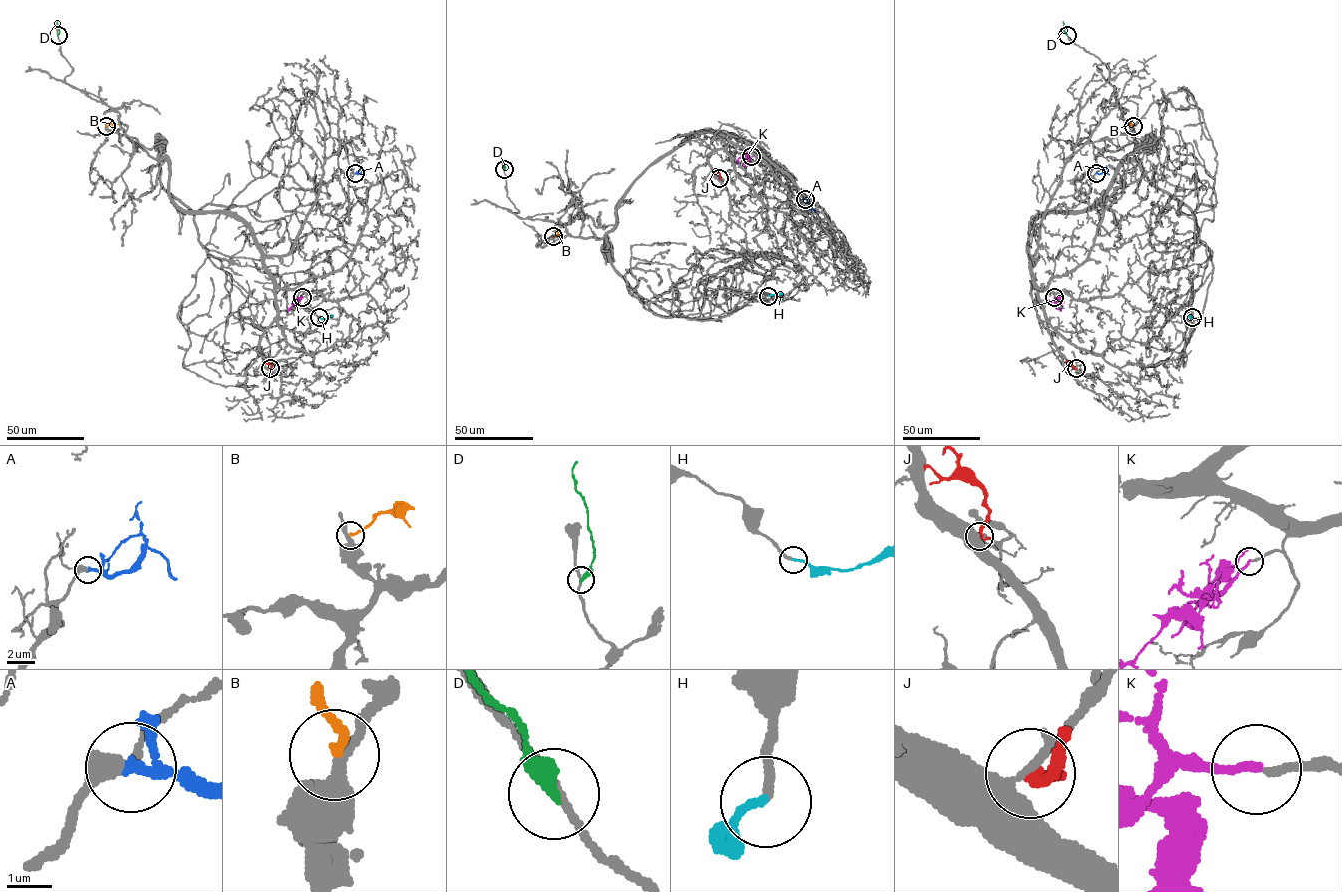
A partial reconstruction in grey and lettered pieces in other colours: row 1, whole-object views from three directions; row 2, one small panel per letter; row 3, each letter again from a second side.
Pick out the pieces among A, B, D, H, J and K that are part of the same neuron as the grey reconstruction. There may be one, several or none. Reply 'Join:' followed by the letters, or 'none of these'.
Join: A, H

